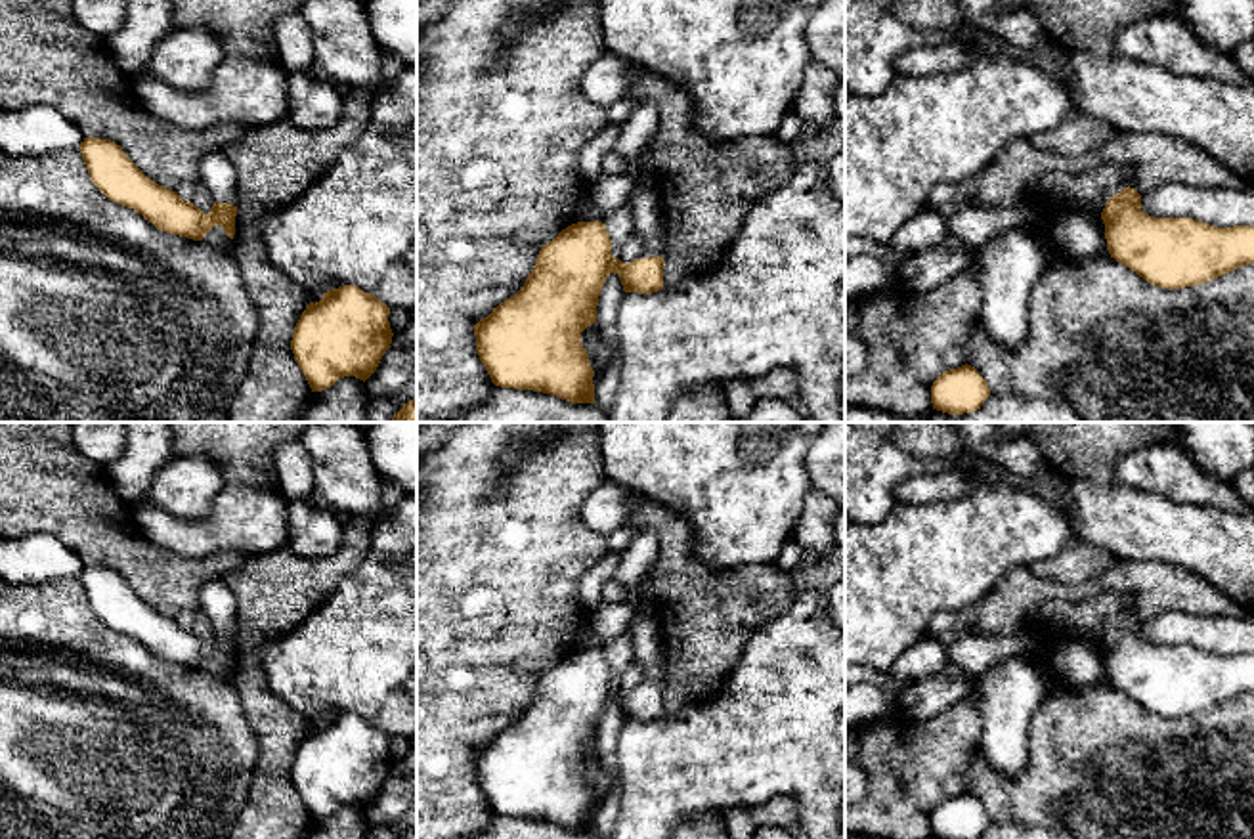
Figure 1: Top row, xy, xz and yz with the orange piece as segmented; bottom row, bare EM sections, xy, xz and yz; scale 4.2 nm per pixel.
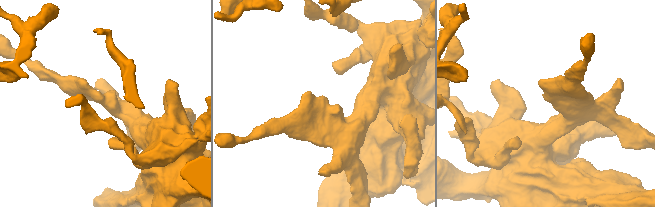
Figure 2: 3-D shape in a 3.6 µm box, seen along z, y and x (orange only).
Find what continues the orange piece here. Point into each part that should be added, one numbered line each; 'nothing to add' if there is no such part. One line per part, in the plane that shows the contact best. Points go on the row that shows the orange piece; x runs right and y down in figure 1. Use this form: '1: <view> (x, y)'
1: yz (1094, 188)

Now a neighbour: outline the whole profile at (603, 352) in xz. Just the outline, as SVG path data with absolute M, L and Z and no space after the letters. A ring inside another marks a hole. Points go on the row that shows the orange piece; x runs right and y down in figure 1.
M596 323L581 333L581 344L589 354L589 363L595 371L593 384L596 384L602 373L617 359L617 348L600 334Z

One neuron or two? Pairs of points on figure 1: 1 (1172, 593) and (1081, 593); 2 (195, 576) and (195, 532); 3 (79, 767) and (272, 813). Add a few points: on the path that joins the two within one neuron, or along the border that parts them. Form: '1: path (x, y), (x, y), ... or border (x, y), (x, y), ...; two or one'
1: path (1149, 583), (1103, 583); one
2: border (153, 543), (188, 557), (239, 553); two
3: border (257, 761), (249, 797), (236, 818); two

